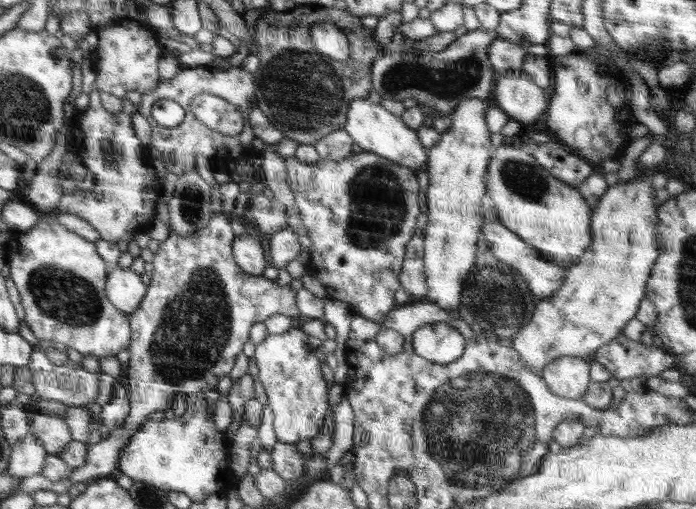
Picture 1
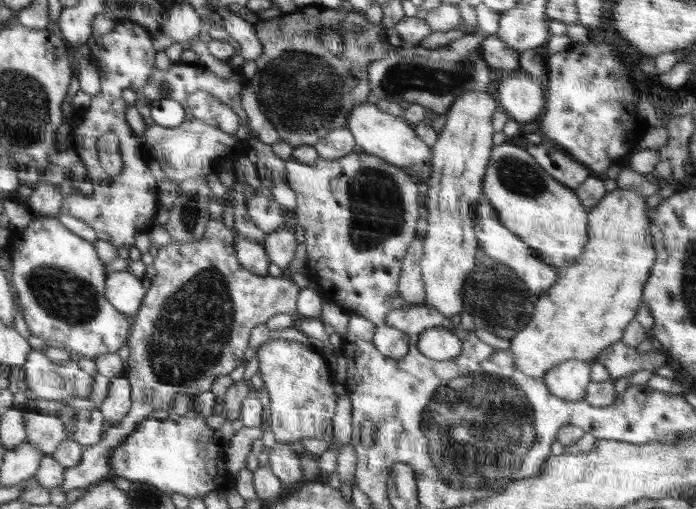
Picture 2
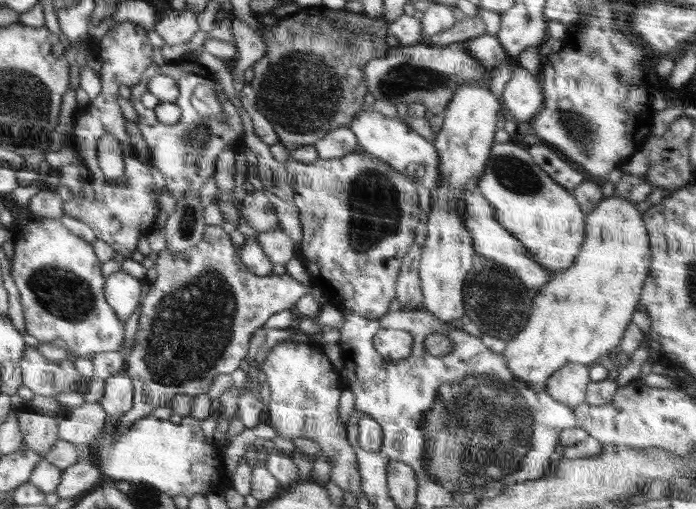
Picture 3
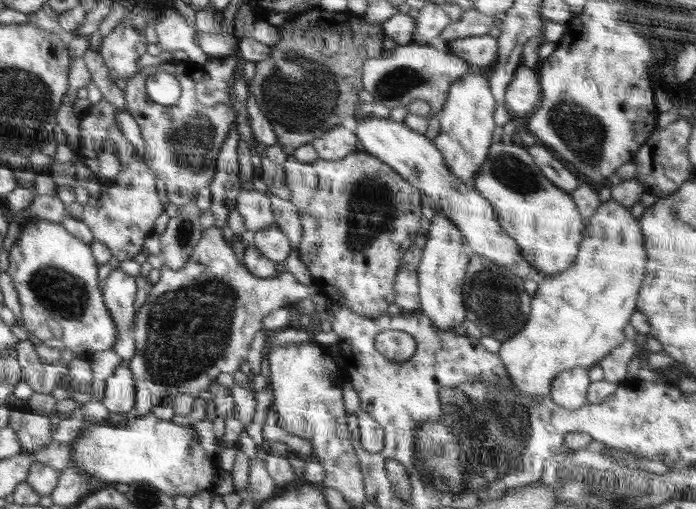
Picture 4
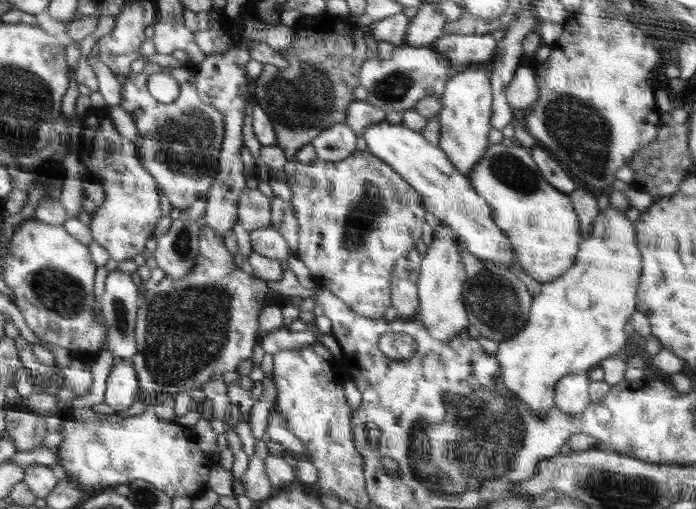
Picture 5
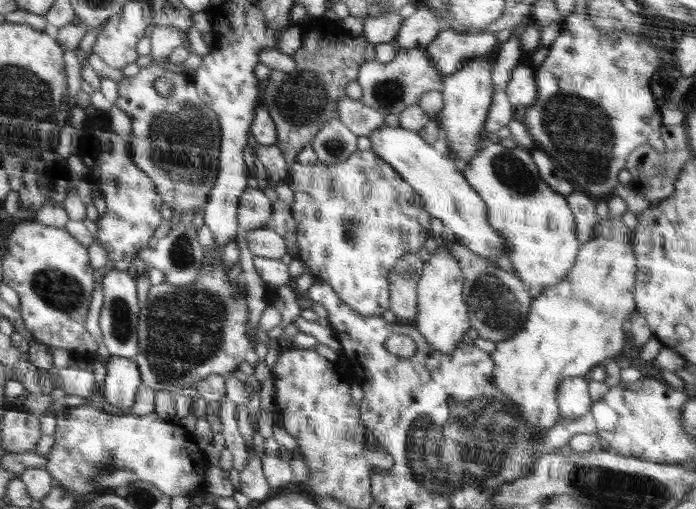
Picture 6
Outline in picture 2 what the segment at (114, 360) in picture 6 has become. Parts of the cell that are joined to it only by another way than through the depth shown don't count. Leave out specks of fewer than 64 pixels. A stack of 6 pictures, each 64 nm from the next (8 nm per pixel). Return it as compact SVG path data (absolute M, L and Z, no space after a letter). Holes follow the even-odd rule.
M114 377L109 385L108 396L99 408L108 428L120 422L131 408L131 385L126 377Z

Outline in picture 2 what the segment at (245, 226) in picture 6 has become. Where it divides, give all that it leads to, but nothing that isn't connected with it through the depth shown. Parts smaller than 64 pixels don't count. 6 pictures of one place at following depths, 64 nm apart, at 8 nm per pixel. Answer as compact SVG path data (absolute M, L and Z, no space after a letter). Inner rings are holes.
M260 191L247 200L247 214L250 220L266 234L284 226L283 206Z

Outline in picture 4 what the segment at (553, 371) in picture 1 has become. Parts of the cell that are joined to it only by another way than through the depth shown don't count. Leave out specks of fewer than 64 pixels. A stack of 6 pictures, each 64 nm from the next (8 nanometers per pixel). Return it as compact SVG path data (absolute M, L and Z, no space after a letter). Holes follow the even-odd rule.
M572 368L556 376L550 386L551 400L561 408L574 411L587 403L589 369Z

